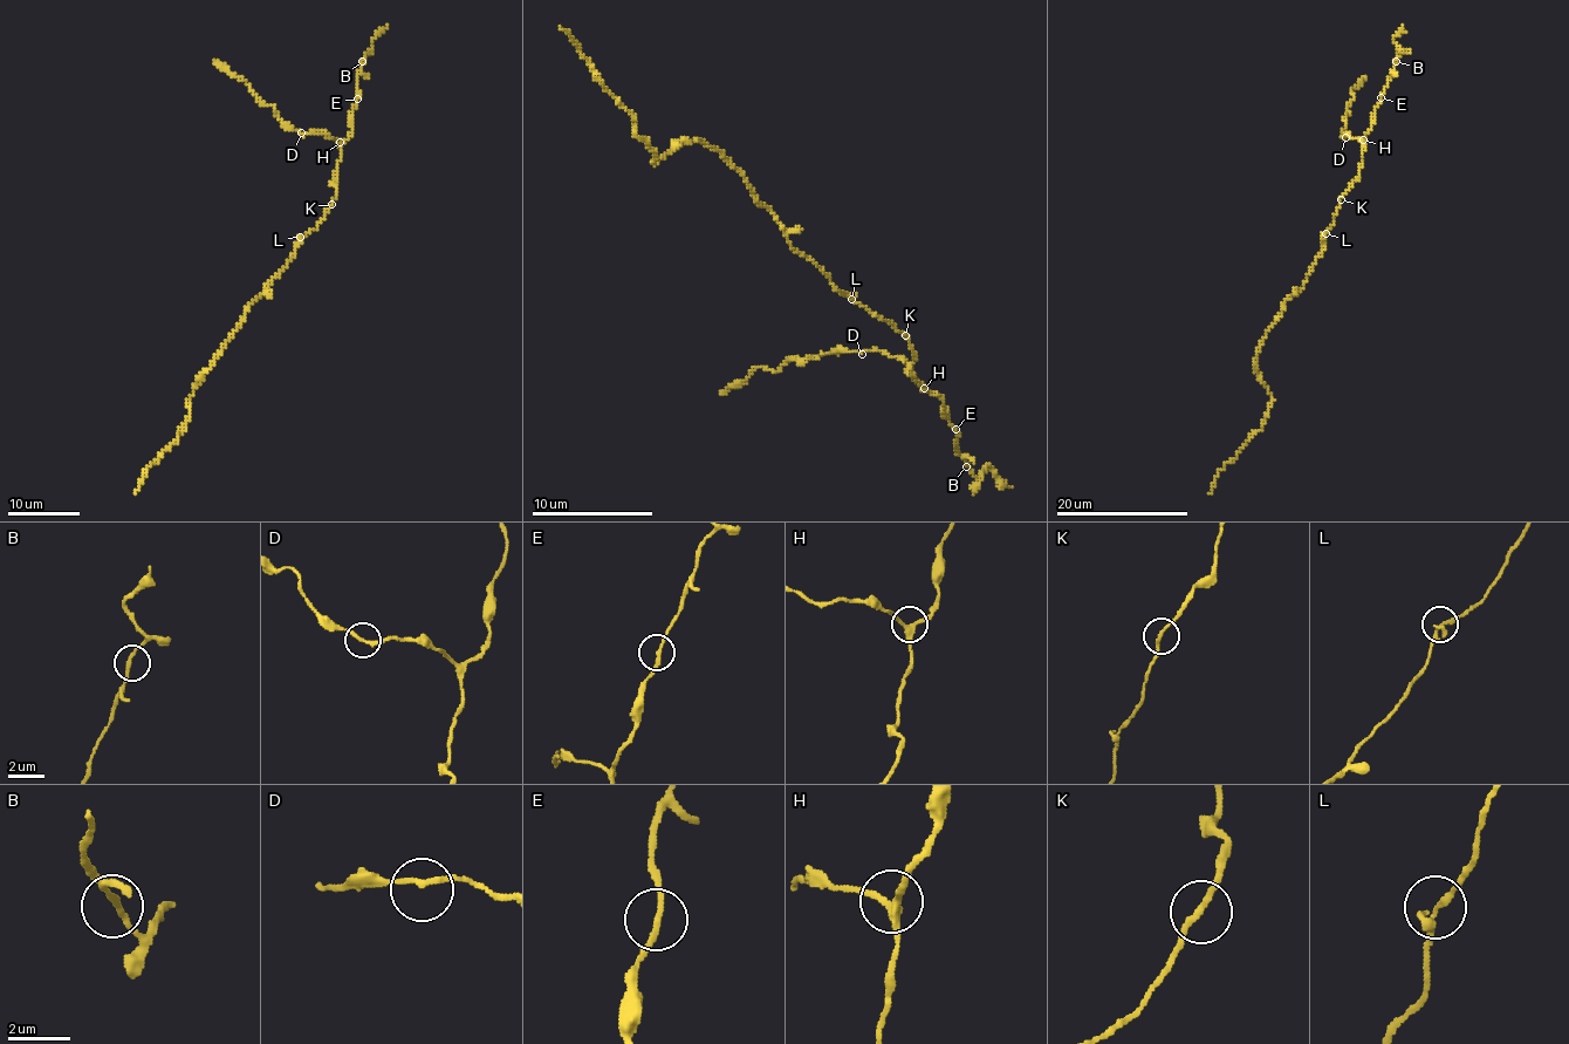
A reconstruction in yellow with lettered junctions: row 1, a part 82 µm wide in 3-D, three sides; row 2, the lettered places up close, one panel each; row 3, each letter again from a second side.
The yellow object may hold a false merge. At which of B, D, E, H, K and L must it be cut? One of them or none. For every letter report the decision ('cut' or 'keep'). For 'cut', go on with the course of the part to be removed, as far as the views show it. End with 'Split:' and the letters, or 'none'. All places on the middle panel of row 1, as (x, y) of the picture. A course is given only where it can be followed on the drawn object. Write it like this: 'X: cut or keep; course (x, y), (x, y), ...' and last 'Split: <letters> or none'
B: keep
D: keep
E: keep
H: keep
K: keep
L: keep
Split: none

